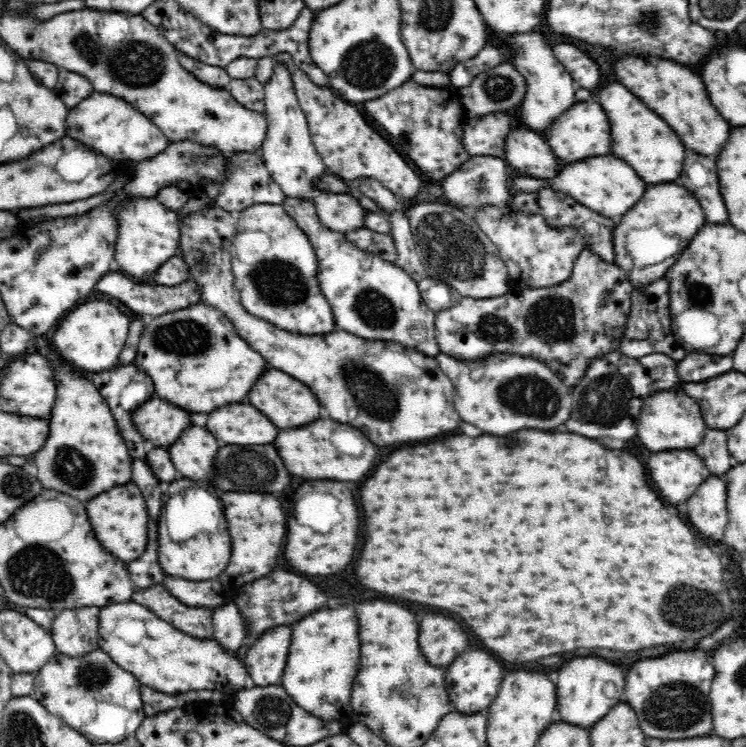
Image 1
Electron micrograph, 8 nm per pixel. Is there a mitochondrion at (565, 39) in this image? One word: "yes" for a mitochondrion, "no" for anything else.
no

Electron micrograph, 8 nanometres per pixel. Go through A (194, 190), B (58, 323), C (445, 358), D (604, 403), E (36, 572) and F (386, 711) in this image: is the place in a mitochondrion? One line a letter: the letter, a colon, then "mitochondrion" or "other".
A: other
B: other
C: other
D: mitochondrion
E: mitochondrion
F: other

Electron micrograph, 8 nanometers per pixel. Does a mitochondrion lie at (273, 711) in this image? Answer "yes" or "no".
yes

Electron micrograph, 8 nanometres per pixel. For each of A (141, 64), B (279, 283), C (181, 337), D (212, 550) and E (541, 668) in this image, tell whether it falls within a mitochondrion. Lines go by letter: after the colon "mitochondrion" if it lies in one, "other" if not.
A: mitochondrion
B: mitochondrion
C: mitochondrion
D: other
E: other

